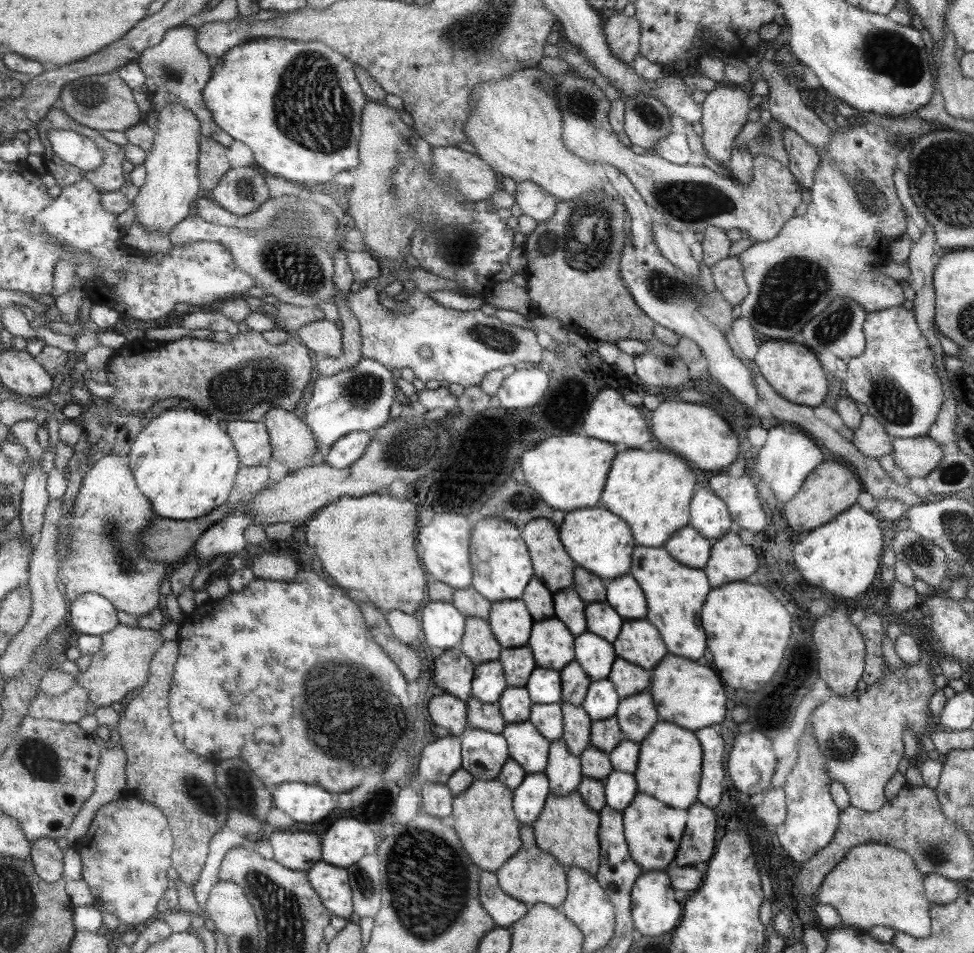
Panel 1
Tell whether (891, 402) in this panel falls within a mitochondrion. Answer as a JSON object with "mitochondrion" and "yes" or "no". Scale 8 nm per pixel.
{"mitochondrion":"yes"}

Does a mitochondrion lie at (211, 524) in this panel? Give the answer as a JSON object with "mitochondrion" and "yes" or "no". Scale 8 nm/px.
{"mitochondrion":"no"}

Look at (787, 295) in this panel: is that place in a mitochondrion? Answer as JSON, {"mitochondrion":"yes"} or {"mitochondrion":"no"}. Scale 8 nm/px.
{"mitochondrion":"yes"}

